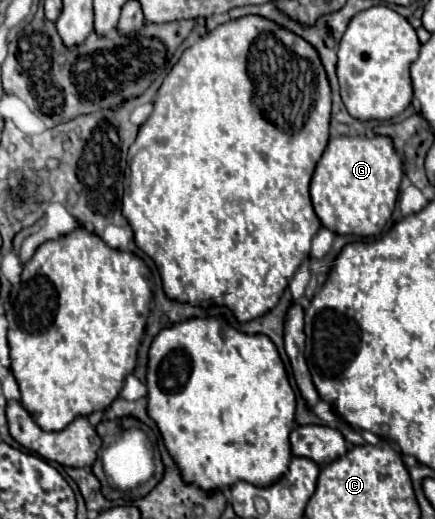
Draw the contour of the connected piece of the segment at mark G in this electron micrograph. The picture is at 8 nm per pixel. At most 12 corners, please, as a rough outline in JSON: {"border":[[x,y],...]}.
{"border":[[386,136],[332,138],[310,196],[334,234],[378,236],[402,162]]}

